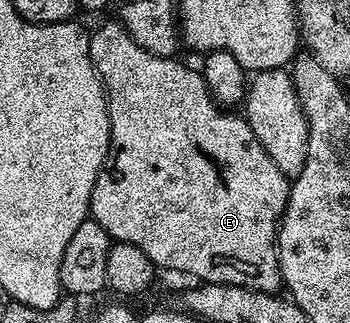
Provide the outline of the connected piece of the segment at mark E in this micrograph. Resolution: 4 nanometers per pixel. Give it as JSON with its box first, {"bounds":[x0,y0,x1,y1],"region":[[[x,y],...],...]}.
{"bounds":[89,22,291,293],"region":[[[120,22],[92,29],[89,38],[89,57],[101,85],[105,88],[105,98],[109,102],[109,153],[105,156],[105,164],[99,170],[95,186],[91,190],[89,203],[91,219],[99,222],[99,226],[103,226],[103,230],[107,230],[107,234],[116,243],[139,246],[139,250],[143,250],[143,254],[147,254],[147,258],[151,258],[151,262],[158,269],[170,268],[173,272],[186,272],[187,275],[194,276],[192,278],[194,281],[206,284],[234,284],[260,292],[280,293],[283,285],[277,257],[277,227],[281,224],[281,215],[284,214],[289,201],[291,180],[283,174],[283,170],[279,170],[279,166],[275,166],[275,162],[271,162],[267,150],[259,146],[259,138],[251,134],[251,126],[244,115],[237,113],[236,116],[233,113],[236,111],[226,110],[218,104],[205,84],[204,75],[198,69],[196,72],[195,69],[180,64],[180,59],[156,56],[143,50],[143,46],[139,46],[139,42],[135,42],[135,38],[127,34],[127,30]]]}

